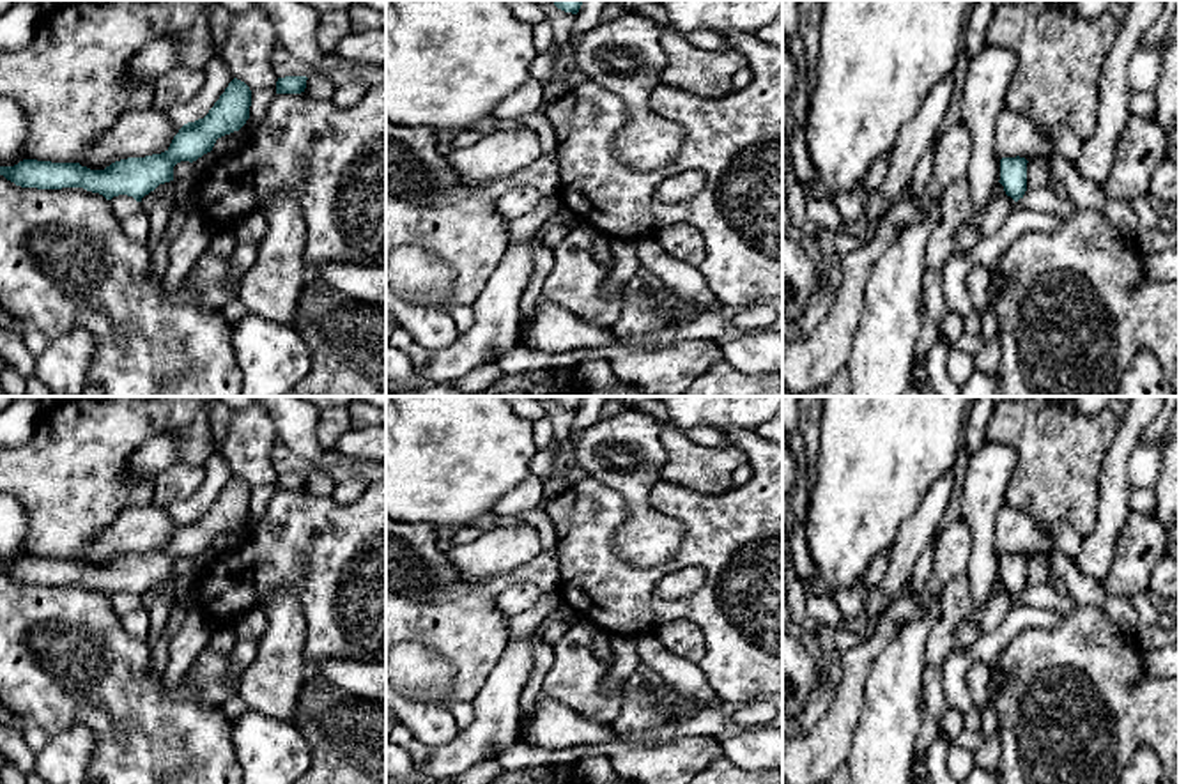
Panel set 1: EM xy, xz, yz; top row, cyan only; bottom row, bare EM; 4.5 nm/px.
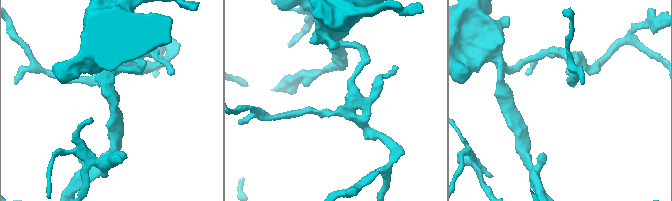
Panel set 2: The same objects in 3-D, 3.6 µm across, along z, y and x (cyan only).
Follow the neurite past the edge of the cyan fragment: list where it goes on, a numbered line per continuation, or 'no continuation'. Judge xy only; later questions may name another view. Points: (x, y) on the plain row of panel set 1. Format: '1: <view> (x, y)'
no continuation

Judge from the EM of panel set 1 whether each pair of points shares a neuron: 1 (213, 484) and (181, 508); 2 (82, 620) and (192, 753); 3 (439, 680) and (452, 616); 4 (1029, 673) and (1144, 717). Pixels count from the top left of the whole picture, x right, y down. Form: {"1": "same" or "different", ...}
{"1": "same", "2": "same", "3": "different", "4": "same"}

